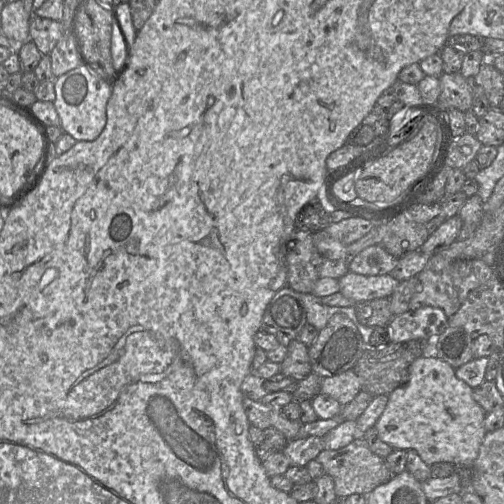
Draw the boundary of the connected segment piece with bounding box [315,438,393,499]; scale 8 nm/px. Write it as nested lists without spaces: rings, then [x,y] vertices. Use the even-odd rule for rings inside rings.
[[[363,438],[354,439],[347,446],[337,450],[324,449],[315,459],[323,467],[325,474],[332,478],[337,499],[344,499],[352,494],[367,495],[393,476],[385,459],[374,454]]]

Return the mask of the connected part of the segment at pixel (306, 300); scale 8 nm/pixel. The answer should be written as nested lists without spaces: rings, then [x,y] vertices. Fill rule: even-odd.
[[[300,293],[300,295],[306,311],[308,324],[314,326],[318,331],[320,331],[327,325],[333,315],[338,313],[344,314],[355,324],[363,337],[365,346],[367,347],[369,336],[374,328],[364,326],[358,322],[354,307],[327,306],[321,302],[320,298],[312,295],[311,293]]]

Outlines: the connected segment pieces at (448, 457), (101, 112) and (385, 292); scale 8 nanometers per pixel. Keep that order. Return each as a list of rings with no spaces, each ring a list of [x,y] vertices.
[[[433,353],[415,359],[408,369],[407,382],[394,389],[374,427],[380,439],[393,449],[415,450],[429,466],[437,462],[453,465],[473,465],[486,436],[484,419],[487,413],[473,398],[473,388],[457,378],[455,369]]]
[[[83,65],[55,78],[55,109],[60,118],[60,128],[77,141],[95,140],[103,131],[106,121],[106,106],[112,93],[111,81],[103,79]]]
[[[348,271],[338,279],[339,292],[356,304],[378,298],[389,298],[399,281],[390,274],[362,275]]]

